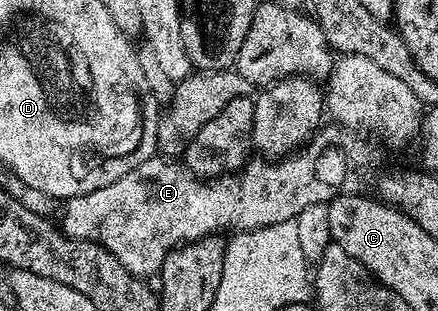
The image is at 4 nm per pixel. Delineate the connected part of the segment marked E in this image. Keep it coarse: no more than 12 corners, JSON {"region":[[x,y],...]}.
{"region":[[327,123],[199,178],[155,154],[65,201],[60,227],[133,276],[206,236],[363,191],[374,152]]}

